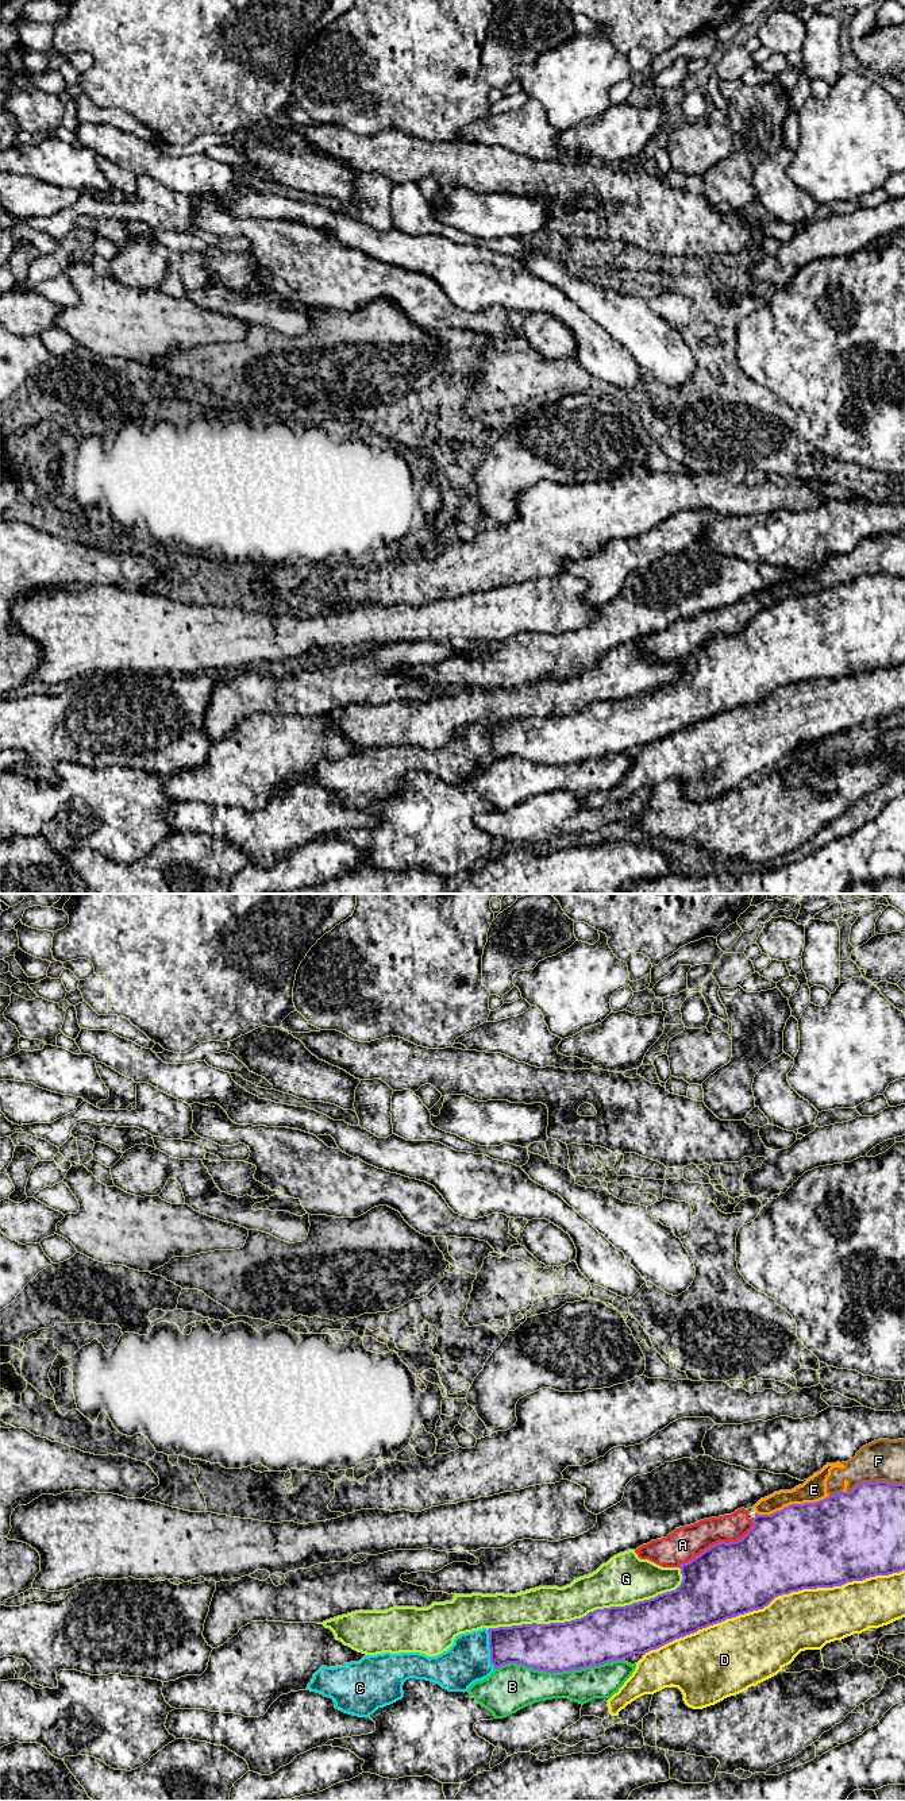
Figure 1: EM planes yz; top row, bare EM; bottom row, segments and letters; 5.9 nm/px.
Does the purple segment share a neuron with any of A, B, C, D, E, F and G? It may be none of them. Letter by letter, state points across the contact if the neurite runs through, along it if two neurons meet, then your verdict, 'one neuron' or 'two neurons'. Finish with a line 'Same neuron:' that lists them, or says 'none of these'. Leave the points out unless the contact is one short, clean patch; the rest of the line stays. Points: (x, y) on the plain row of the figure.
A: two neurons
B: two neurons
C: two neurons
D: two neurons
E: two neurons
F: two neurons
G: two neurons
Same neuron: none of these

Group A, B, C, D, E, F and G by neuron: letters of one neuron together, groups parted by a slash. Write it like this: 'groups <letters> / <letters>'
groups A E F / B / C / D / G

